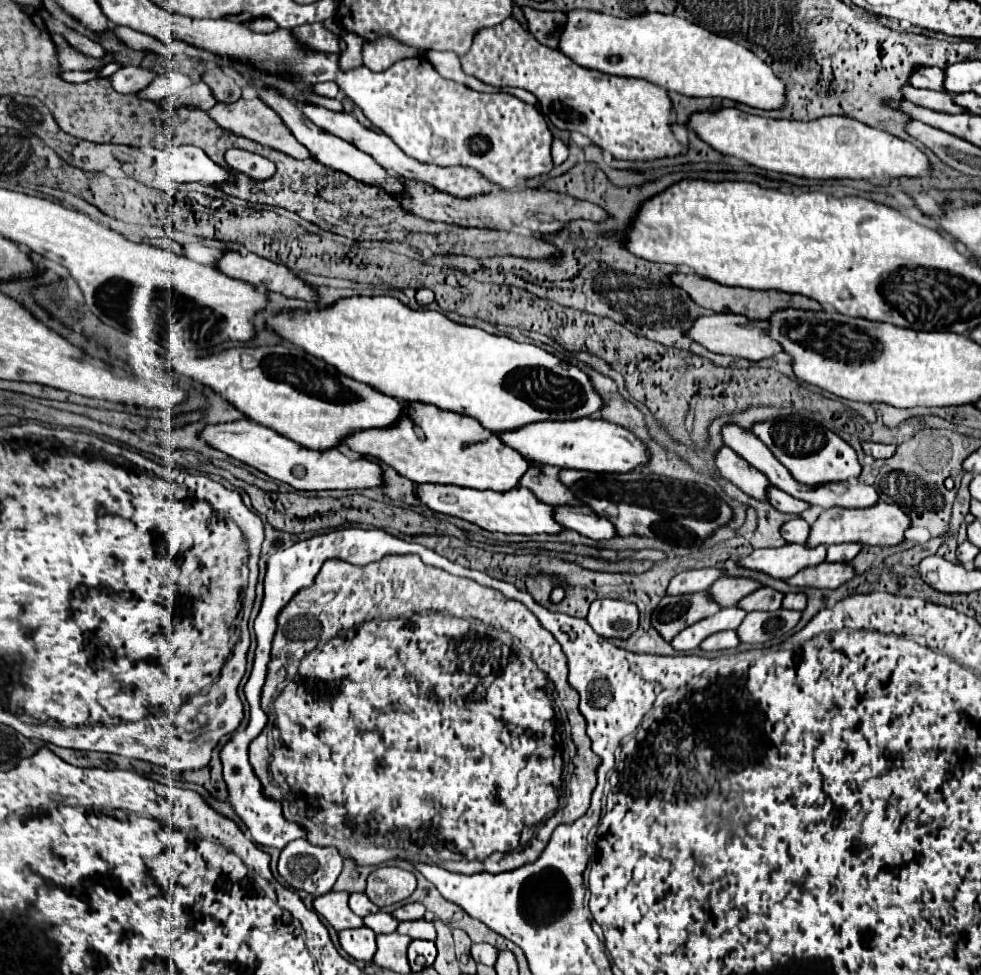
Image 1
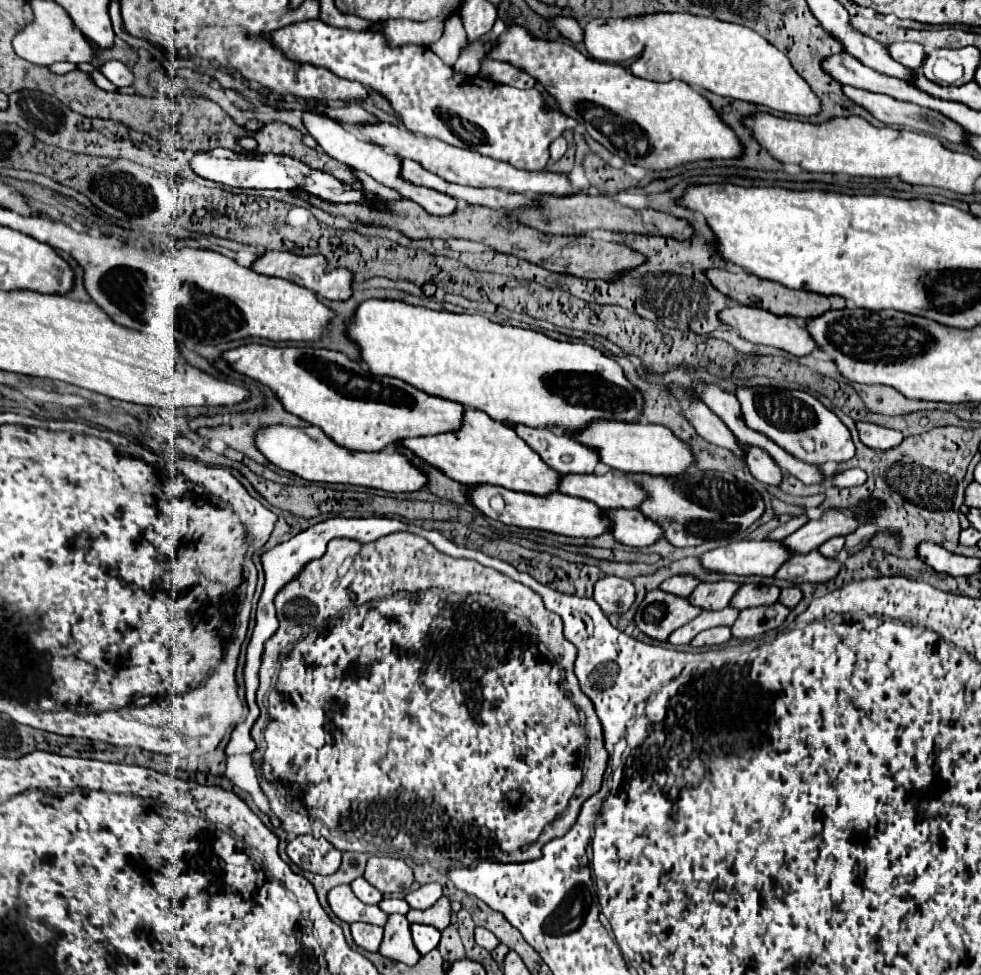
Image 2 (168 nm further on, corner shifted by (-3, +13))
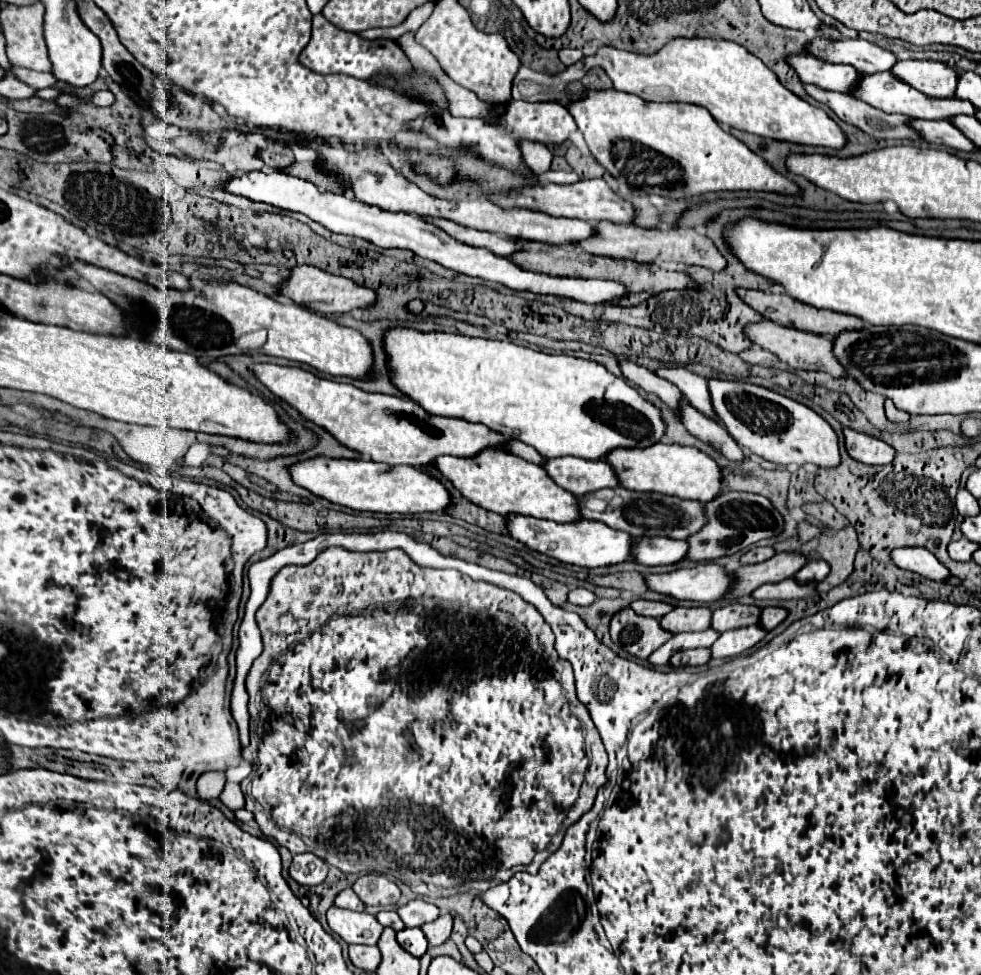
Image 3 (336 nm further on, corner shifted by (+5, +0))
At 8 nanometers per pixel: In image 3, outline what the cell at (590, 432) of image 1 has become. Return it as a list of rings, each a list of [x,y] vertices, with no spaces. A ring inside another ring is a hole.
[[[653,444],[649,448],[617,448],[613,450],[605,460],[615,468],[621,486],[629,490],[639,492],[659,492],[667,496],[679,496],[687,500],[699,500],[699,502],[711,502],[713,496],[723,492],[721,486],[721,466],[707,454],[703,454],[697,448],[681,446],[681,444]]]

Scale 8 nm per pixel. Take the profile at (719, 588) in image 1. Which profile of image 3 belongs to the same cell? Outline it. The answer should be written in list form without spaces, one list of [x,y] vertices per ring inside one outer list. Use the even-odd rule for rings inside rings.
[[[703,606],[701,608],[673,608],[669,614],[661,618],[663,630],[669,630],[671,634],[707,630],[709,622],[711,622],[711,610]]]

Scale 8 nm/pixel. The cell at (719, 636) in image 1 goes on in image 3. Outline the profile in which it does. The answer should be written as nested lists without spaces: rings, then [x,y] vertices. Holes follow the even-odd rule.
[[[695,648],[695,650],[683,650],[683,652],[677,652],[669,664],[675,666],[675,668],[681,668],[681,666],[703,666],[711,660],[711,652],[709,648]]]

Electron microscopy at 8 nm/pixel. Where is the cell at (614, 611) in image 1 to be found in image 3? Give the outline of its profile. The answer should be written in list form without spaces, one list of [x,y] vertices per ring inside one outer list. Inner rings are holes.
[[[573,588],[569,592],[569,600],[567,602],[577,604],[577,606],[589,606],[589,604],[593,604],[593,600],[595,600],[595,594],[593,592],[589,592],[585,588]]]

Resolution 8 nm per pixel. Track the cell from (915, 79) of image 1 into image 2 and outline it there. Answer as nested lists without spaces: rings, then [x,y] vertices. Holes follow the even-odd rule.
[[[893,43],[889,47],[889,53],[895,61],[913,71],[917,71],[925,61],[925,49],[919,43]]]

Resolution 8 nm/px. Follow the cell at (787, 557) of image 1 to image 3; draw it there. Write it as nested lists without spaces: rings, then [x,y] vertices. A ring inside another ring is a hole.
[[[715,562],[697,564],[689,570],[673,570],[669,574],[643,574],[649,590],[667,594],[675,600],[713,602],[731,588],[731,574]]]

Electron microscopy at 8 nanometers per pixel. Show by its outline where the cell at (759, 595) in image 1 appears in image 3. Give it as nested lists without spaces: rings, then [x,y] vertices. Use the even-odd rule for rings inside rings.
[[[727,604],[717,608],[711,618],[711,628],[717,632],[727,632],[743,626],[753,626],[759,622],[761,610],[757,606],[743,606],[743,604]]]

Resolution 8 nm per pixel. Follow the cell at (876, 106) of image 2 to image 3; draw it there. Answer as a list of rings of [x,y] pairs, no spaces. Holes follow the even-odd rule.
[[[803,84],[803,86],[811,98],[829,106],[843,122],[853,124],[875,138],[923,140],[915,134],[915,130],[911,130],[911,126],[907,126],[909,118],[903,114],[887,114],[887,112],[877,110],[865,102],[855,100],[849,94],[841,94],[841,92],[833,92],[833,90],[821,90],[819,86],[807,86],[807,84]]]

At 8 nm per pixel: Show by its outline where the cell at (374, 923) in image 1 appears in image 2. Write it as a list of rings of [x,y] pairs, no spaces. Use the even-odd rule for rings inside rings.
[[[383,899],[379,903],[379,909],[387,915],[393,915],[393,913],[399,913],[399,915],[407,915],[409,911],[409,905],[405,899]]]

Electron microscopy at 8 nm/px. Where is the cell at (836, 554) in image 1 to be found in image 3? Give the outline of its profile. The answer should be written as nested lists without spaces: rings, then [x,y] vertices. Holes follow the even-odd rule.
[[[807,562],[793,578],[797,584],[807,584],[807,582],[821,582],[829,574],[827,562]]]

